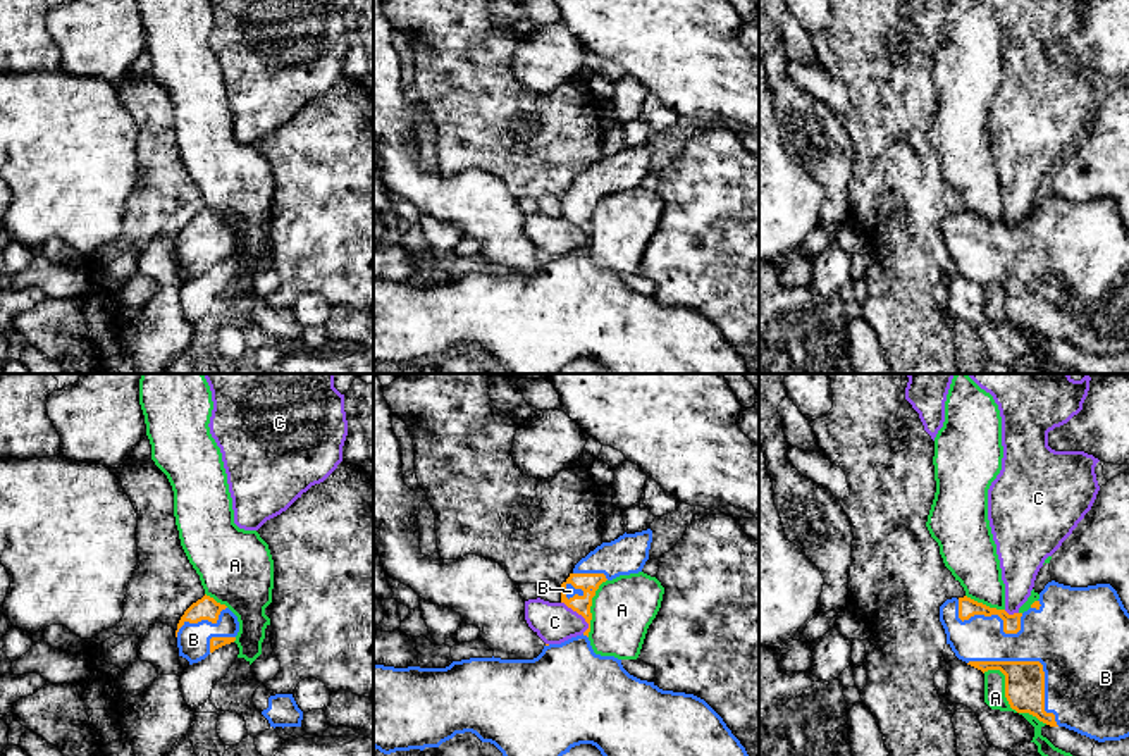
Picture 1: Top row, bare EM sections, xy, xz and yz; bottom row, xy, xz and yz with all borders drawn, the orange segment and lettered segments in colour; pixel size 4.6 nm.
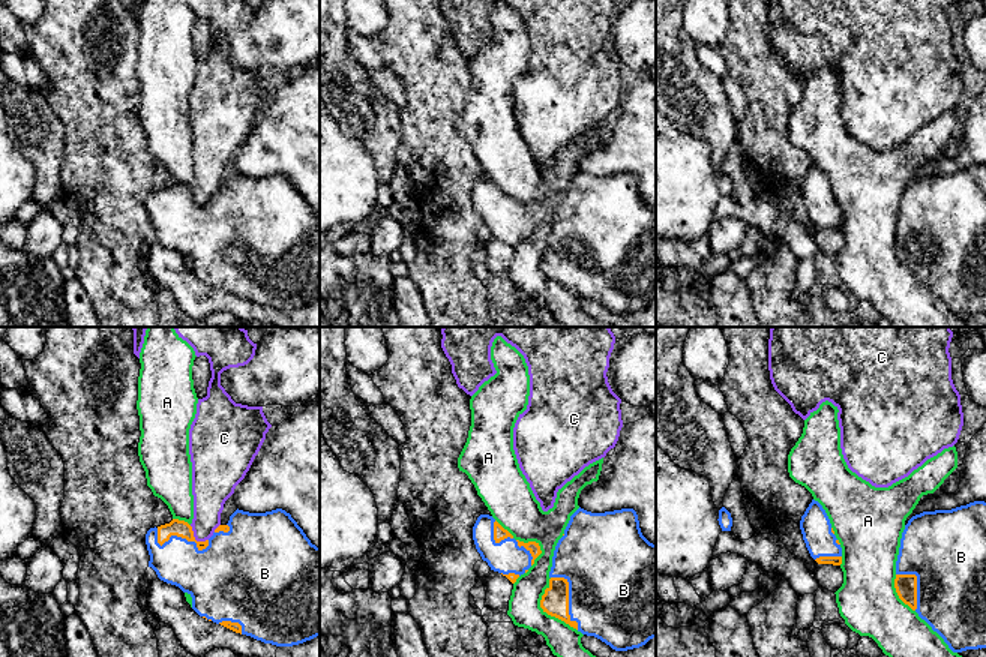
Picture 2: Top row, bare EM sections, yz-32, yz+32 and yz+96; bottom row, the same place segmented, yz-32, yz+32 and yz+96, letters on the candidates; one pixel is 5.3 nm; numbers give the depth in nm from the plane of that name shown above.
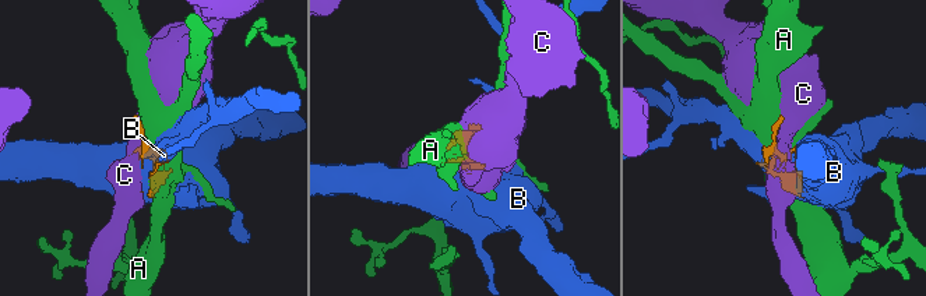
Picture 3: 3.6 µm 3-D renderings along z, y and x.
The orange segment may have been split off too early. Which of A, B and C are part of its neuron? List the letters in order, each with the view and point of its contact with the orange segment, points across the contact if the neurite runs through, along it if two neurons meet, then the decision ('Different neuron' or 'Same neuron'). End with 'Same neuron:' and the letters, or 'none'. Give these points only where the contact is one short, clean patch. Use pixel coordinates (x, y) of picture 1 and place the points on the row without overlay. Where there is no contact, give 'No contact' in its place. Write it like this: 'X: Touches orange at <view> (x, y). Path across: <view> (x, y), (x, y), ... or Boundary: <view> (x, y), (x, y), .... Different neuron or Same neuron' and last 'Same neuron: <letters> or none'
A: Touches orange at yz (1007, 314). Different neuron
B: Touches orange at yz (1036, 276). Same neuron
C: Touches orange at xz (580, 228). Different neuron
Same neuron: B

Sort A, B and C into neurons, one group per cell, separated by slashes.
A / B / C

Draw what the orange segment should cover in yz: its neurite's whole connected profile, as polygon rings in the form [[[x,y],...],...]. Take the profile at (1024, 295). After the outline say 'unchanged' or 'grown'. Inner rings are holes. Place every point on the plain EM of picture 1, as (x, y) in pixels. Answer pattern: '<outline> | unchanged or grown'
[[[1052,195],[1027,226],[1014,229],[967,210],[952,212],[940,220],[940,236],[959,274],[983,288],[1000,284],[1005,289],[1005,312],[1017,327],[1098,356],[1129,351],[1129,227],[1110,198],[1070,201]]] | grown

